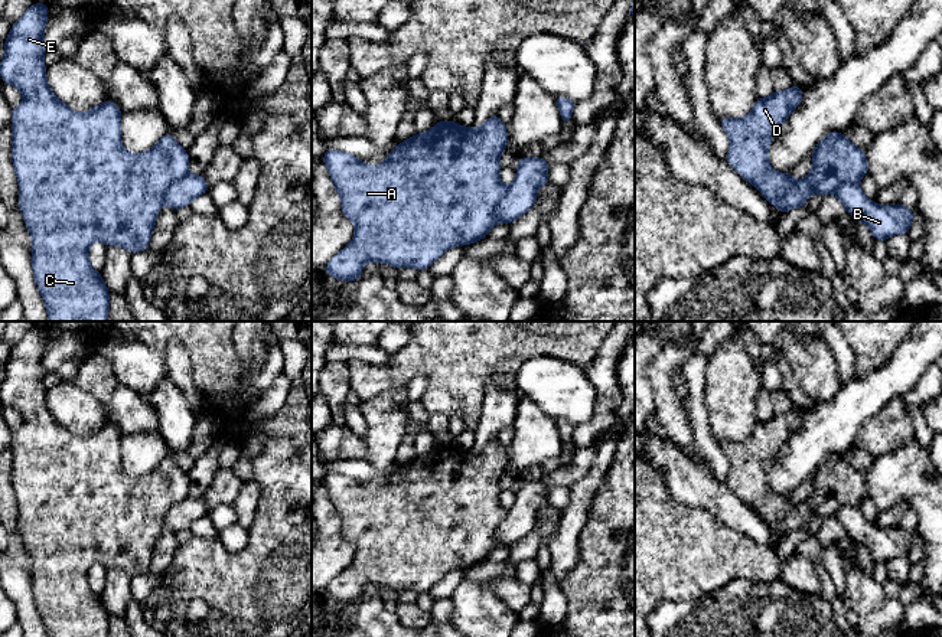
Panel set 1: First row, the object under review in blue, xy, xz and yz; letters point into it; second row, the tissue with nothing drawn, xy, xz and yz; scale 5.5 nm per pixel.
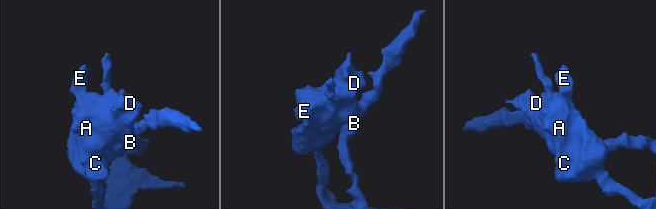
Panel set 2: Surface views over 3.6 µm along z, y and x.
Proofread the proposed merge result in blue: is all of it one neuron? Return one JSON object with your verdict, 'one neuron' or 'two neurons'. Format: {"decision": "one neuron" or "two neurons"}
{"decision": "two neurons"}

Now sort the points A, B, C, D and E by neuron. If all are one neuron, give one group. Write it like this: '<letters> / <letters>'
A C D E / B

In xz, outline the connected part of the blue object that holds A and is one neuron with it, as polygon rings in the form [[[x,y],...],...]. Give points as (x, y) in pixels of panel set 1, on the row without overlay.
[[[492,437],[480,451],[439,444],[431,453],[398,466],[398,470],[378,489],[366,489],[352,477],[327,471],[322,481],[340,517],[342,538],[355,546],[355,558],[351,566],[326,587],[325,594],[343,604],[358,604],[366,585],[385,585],[397,592],[410,589],[423,594],[449,571],[483,562],[498,546],[495,533],[508,514],[508,509],[499,503],[499,481],[506,473],[506,466],[506,450],[498,437]]]

